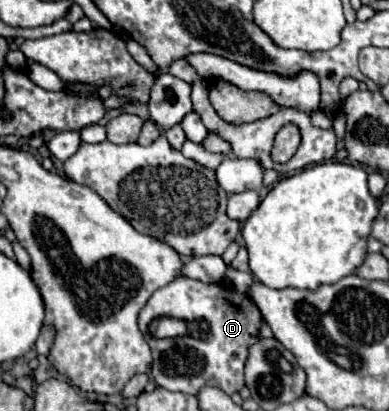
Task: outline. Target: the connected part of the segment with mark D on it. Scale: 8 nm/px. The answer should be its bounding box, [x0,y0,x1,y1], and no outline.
[139,276,263,394]

